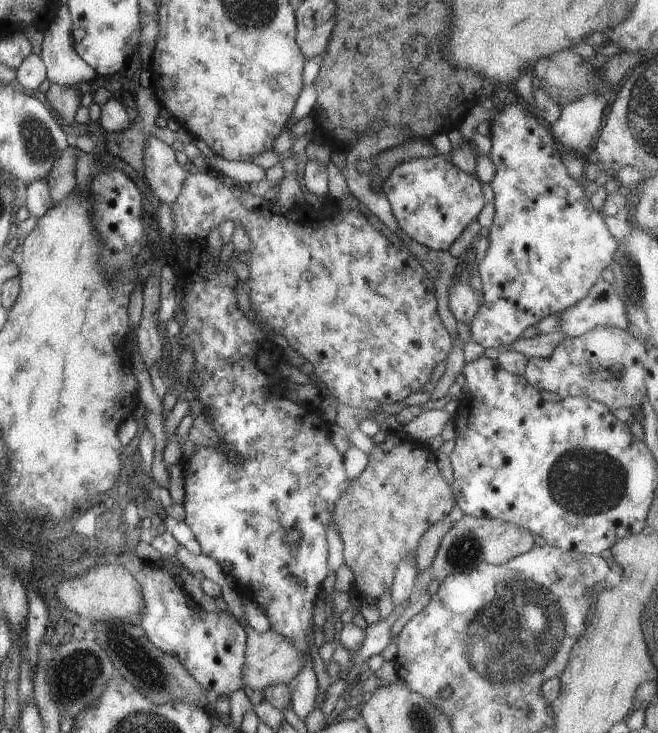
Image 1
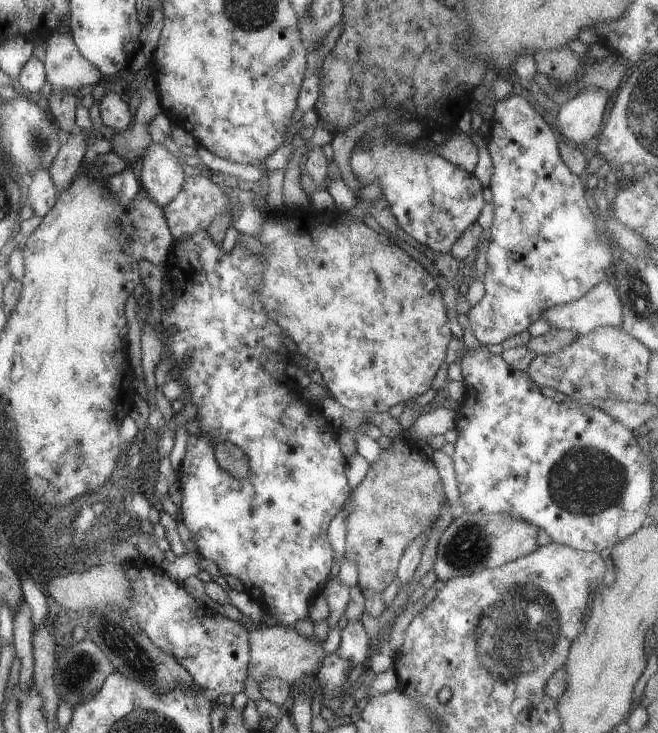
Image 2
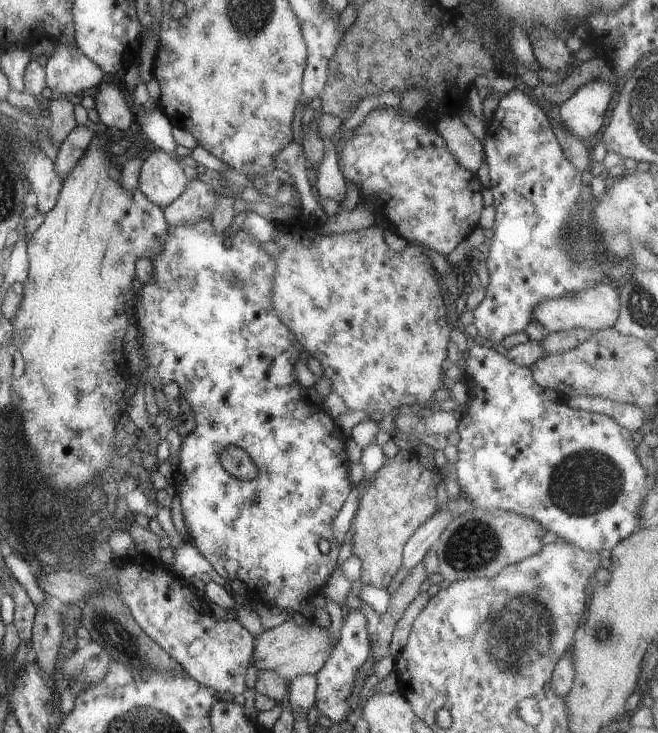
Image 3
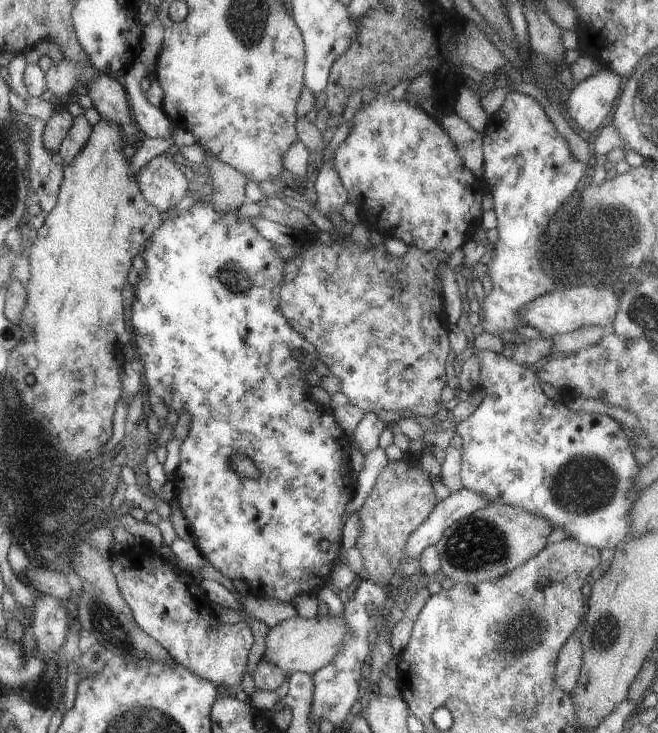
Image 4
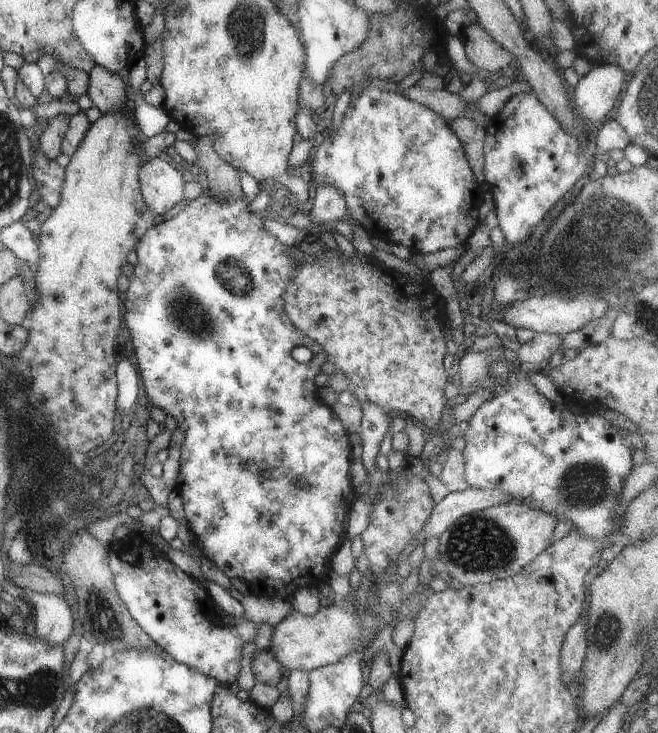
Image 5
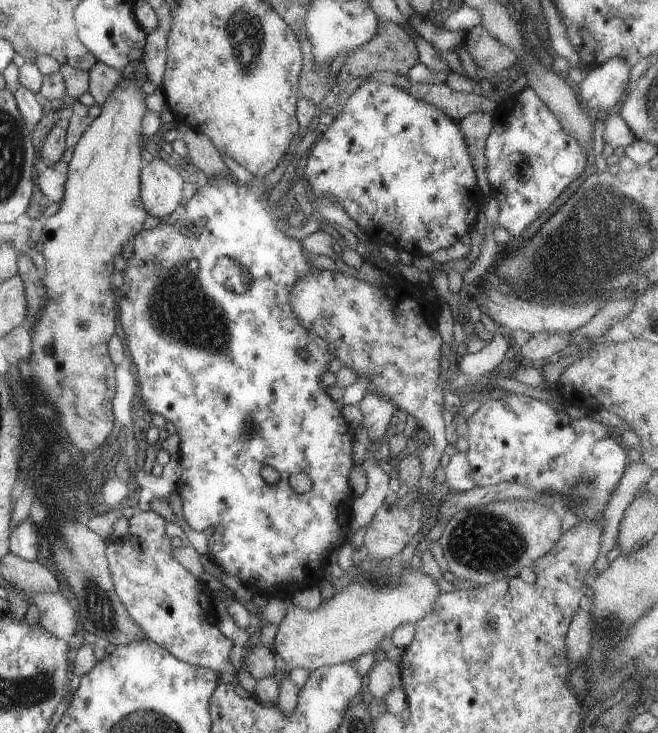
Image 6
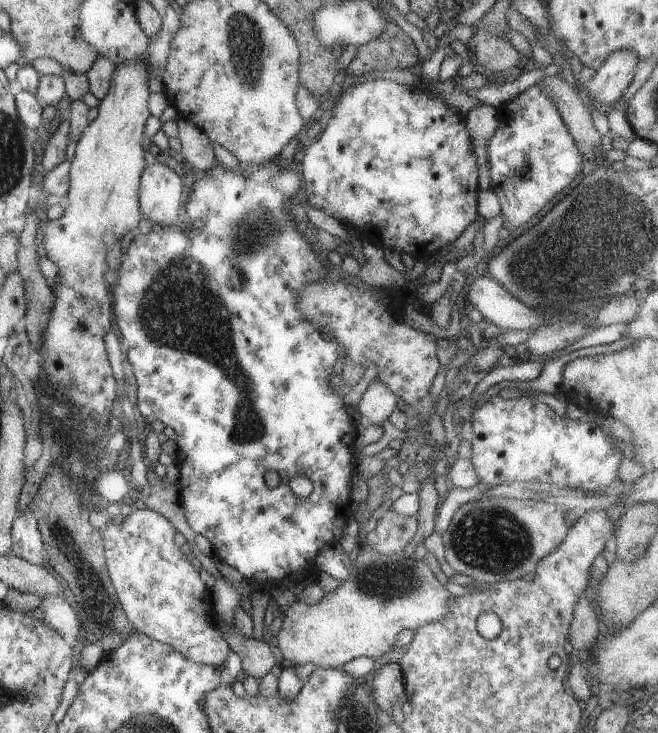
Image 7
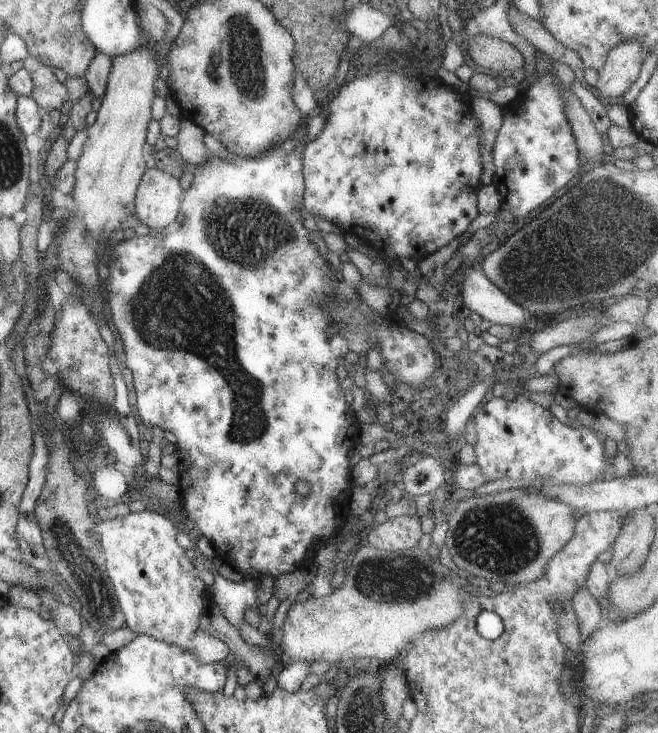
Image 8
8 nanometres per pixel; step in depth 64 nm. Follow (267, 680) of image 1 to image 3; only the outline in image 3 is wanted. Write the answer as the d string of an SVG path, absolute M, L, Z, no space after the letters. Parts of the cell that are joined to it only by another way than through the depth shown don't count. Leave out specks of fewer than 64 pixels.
M287 619L257 636L252 648L253 664L257 673L261 669L271 669L289 682L297 675L314 675L325 664L333 646L327 628L313 625L311 621L301 626Z

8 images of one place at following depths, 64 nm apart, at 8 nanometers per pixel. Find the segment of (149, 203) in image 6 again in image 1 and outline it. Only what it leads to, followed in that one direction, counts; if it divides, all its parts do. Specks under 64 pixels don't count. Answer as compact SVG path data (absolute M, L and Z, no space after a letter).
M148 137L143 147L144 173L141 174L161 202L171 204L180 193L187 173L175 161L171 146L156 137Z

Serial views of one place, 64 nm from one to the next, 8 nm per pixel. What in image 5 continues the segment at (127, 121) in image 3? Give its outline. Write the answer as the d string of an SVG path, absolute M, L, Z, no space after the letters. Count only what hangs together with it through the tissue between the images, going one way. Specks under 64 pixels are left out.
M97 65L88 72L86 95L91 99L92 106L100 110L101 115L113 109L121 109L126 112L127 117L126 89L116 73Z

